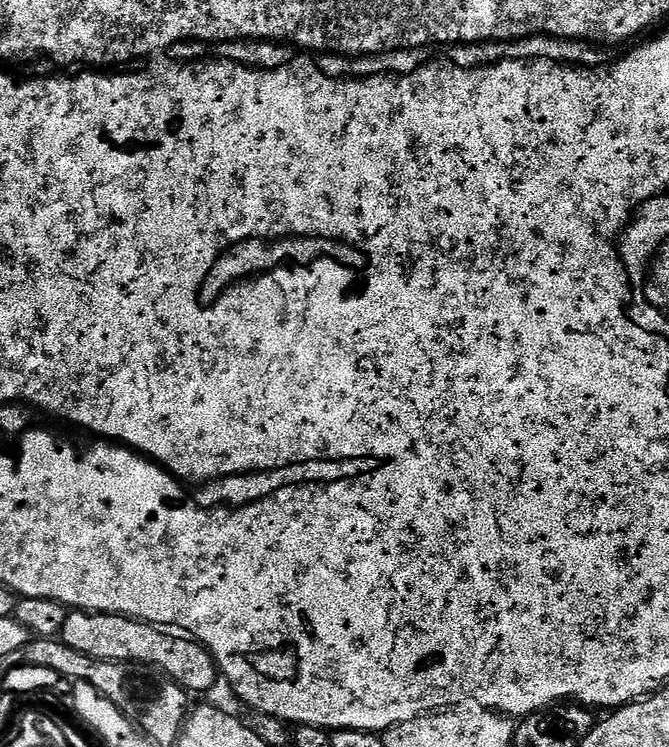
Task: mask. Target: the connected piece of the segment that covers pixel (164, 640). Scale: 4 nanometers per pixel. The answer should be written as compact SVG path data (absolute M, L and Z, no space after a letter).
M83 610L69 611L59 639L78 654L84 654L94 660L107 660L119 662L131 662L137 660L140 664L157 664L165 673L167 679L173 680L180 685L185 692L208 692L218 681L218 669L214 658L209 654L208 649L199 640L188 634L181 634L176 630L169 630L167 627L158 624L146 624L143 620L134 620L130 616L113 616L111 612L86 612Z

